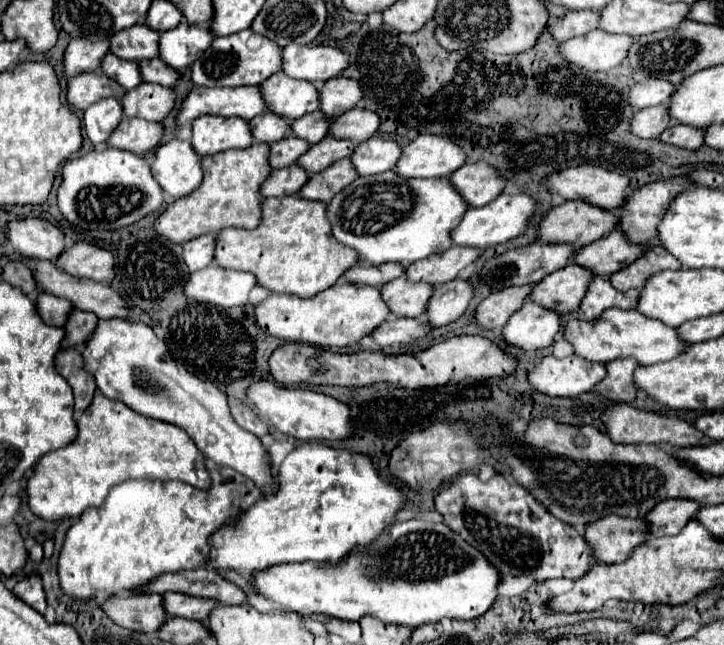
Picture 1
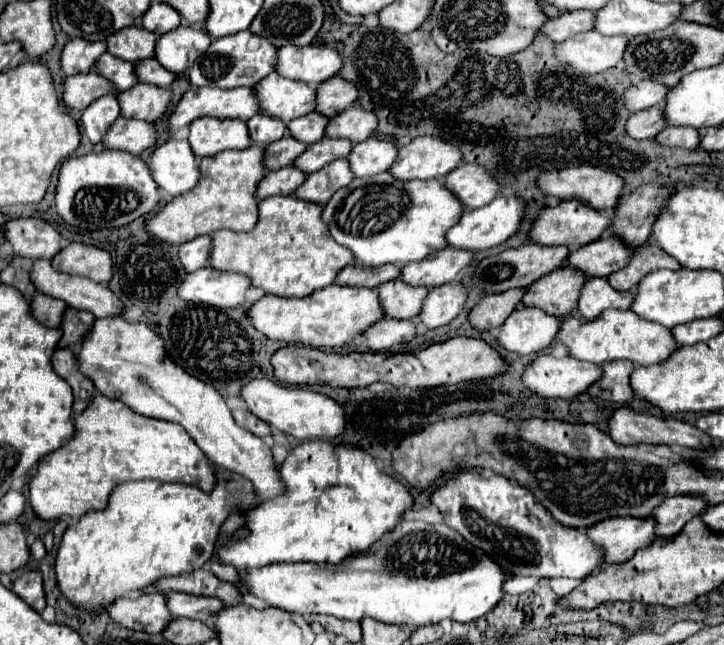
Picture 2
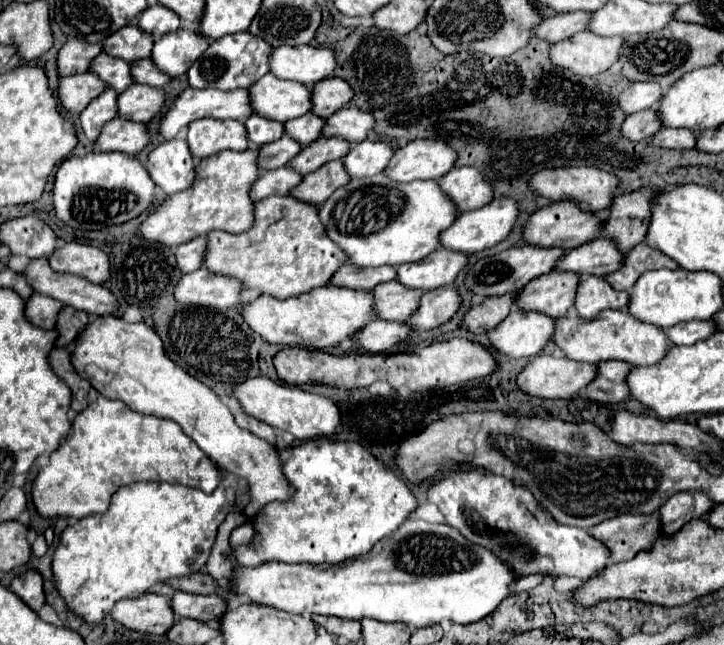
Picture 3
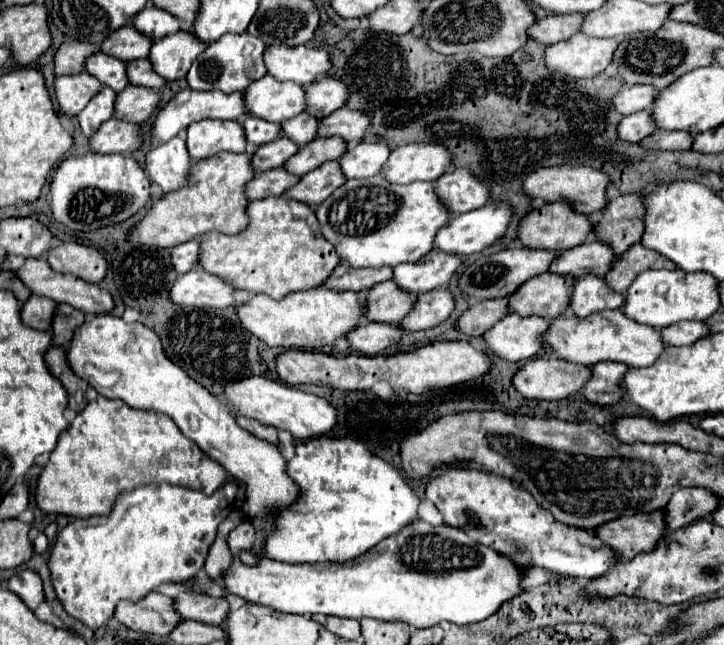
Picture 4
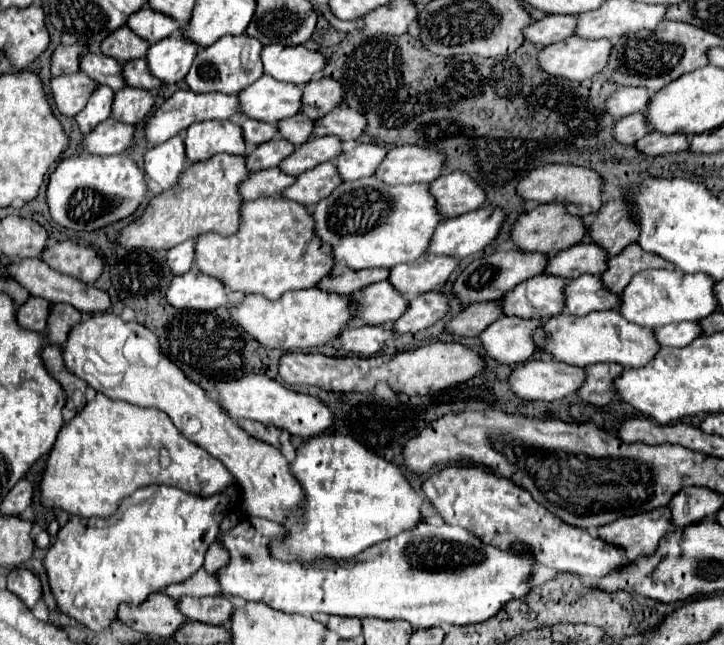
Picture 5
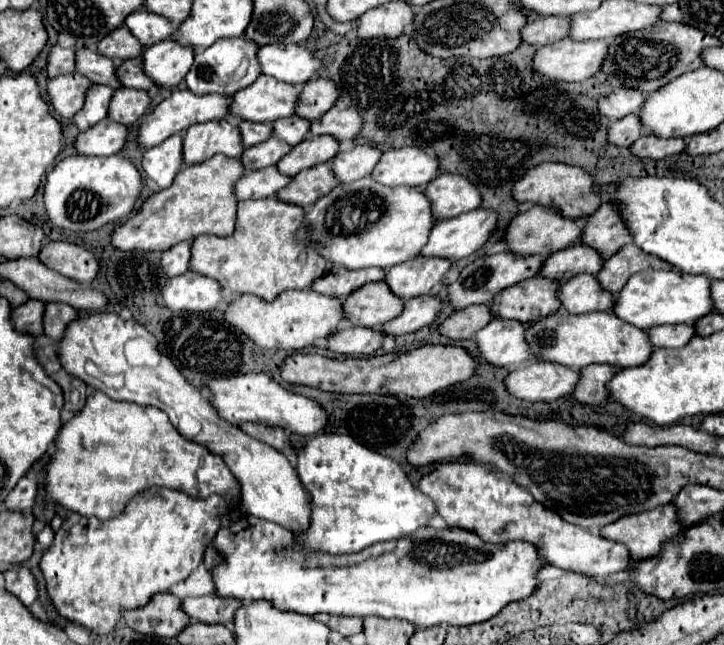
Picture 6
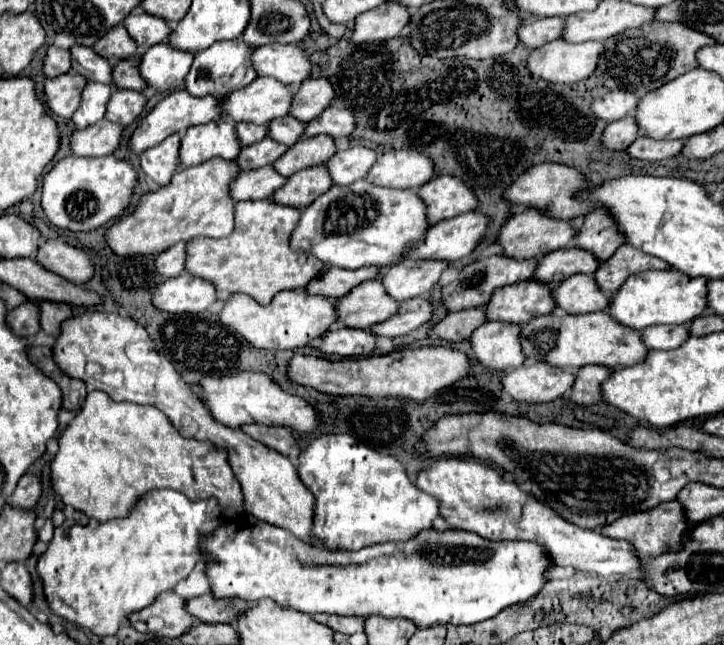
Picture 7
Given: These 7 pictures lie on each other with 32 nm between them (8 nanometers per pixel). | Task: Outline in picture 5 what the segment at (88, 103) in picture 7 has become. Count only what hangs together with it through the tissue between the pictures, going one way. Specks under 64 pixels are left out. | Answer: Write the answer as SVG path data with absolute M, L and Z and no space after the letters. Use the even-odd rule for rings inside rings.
M98 86L98 88L94 88L94 92L90 94L90 100L84 106L84 110L80 110L74 116L82 134L90 132L98 122L102 122L102 120L106 120L110 116L112 98L114 98L114 92L110 90L110 86Z

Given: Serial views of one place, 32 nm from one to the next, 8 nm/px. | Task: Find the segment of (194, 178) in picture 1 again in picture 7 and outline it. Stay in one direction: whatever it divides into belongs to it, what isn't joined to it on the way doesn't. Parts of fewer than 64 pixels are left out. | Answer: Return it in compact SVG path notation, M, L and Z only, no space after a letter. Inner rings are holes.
M172 134L166 140L162 140L158 146L144 150L140 154L142 172L160 186L168 184L168 180L178 168L178 148L180 148L180 136Z

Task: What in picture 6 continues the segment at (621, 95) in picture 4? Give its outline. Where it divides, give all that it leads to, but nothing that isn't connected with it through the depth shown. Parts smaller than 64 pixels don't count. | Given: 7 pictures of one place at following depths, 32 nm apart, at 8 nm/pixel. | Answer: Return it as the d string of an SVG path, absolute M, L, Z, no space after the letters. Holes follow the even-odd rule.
M618 88L606 98L598 100L598 114L606 116L608 120L620 120L628 114L636 114L642 106L644 96L640 92L628 90L628 88Z

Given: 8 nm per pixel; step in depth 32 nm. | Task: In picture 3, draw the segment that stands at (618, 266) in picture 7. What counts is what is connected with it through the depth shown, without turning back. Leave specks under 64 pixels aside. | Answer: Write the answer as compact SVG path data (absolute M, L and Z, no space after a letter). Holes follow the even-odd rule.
M638 244L626 254L618 272L610 272L606 276L606 280L614 290L624 292L624 290L630 290L634 286L634 280L638 280L638 276L642 272L658 270L658 268L676 270L678 266L668 256L662 256L662 252L658 252L656 248L650 248L646 244Z

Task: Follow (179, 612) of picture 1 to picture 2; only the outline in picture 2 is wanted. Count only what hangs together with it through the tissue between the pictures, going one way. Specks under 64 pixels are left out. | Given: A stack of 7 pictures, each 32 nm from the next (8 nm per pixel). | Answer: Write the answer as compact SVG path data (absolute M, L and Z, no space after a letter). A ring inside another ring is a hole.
M172 592L168 594L168 608L174 618L184 616L208 622L208 616L216 616L224 608L224 602L214 596L192 596L184 592Z

